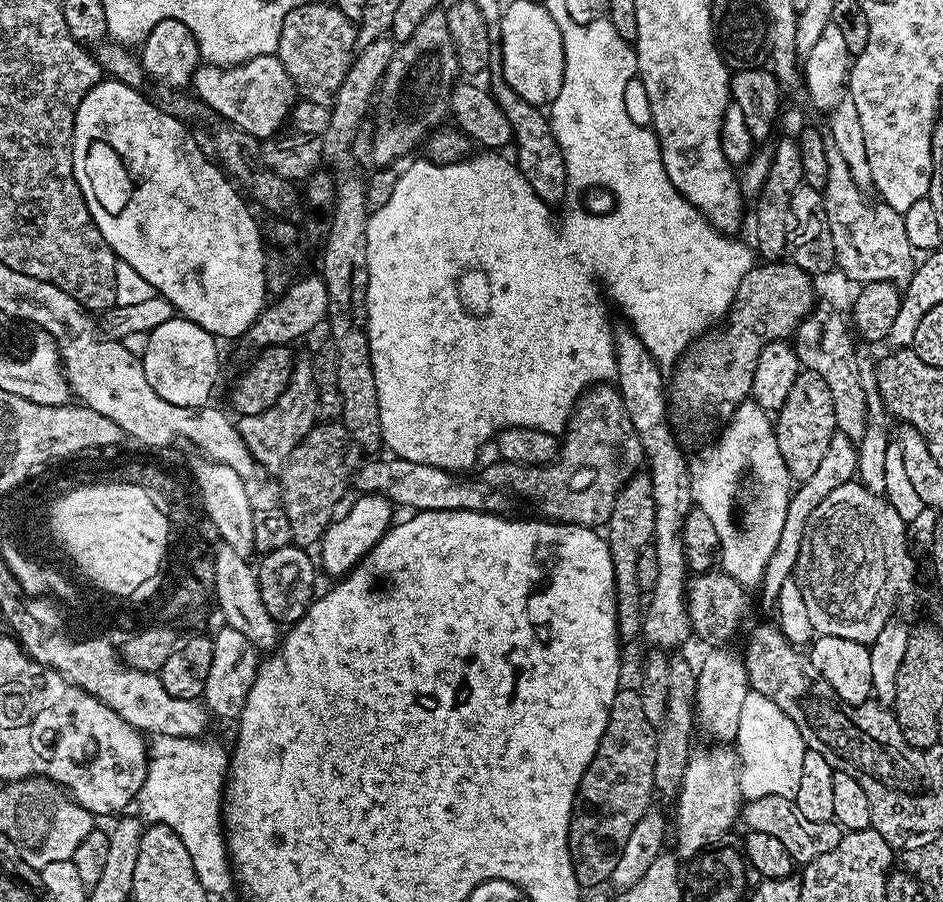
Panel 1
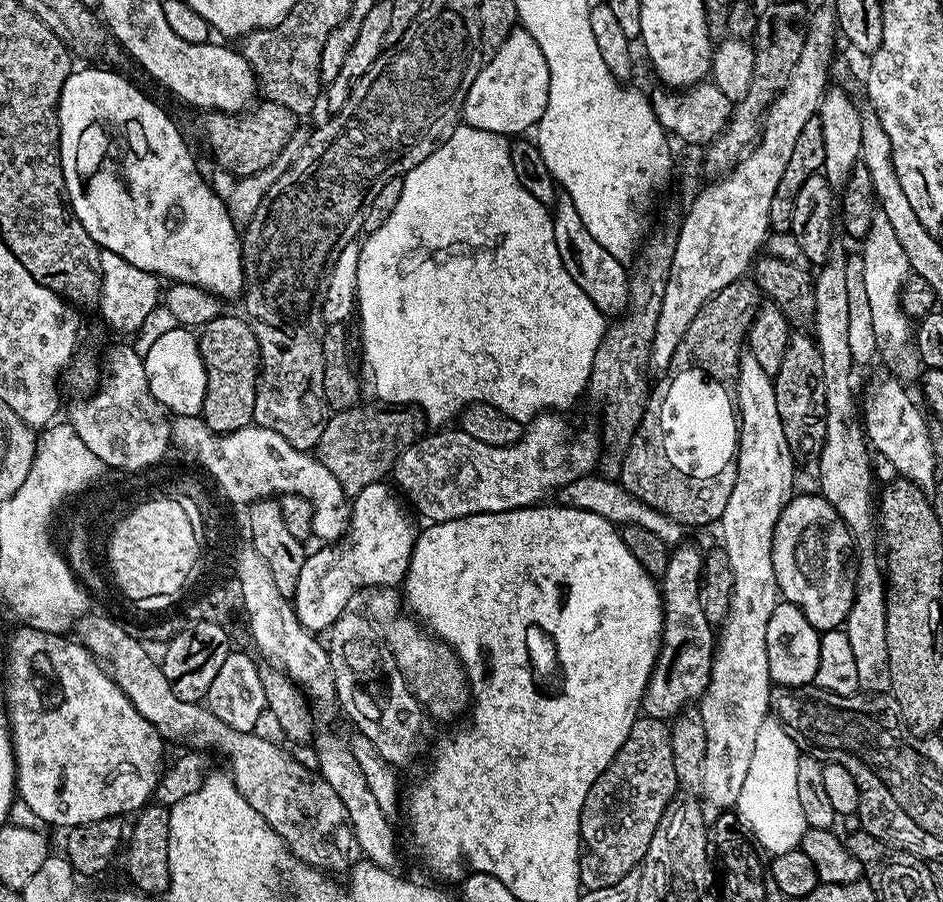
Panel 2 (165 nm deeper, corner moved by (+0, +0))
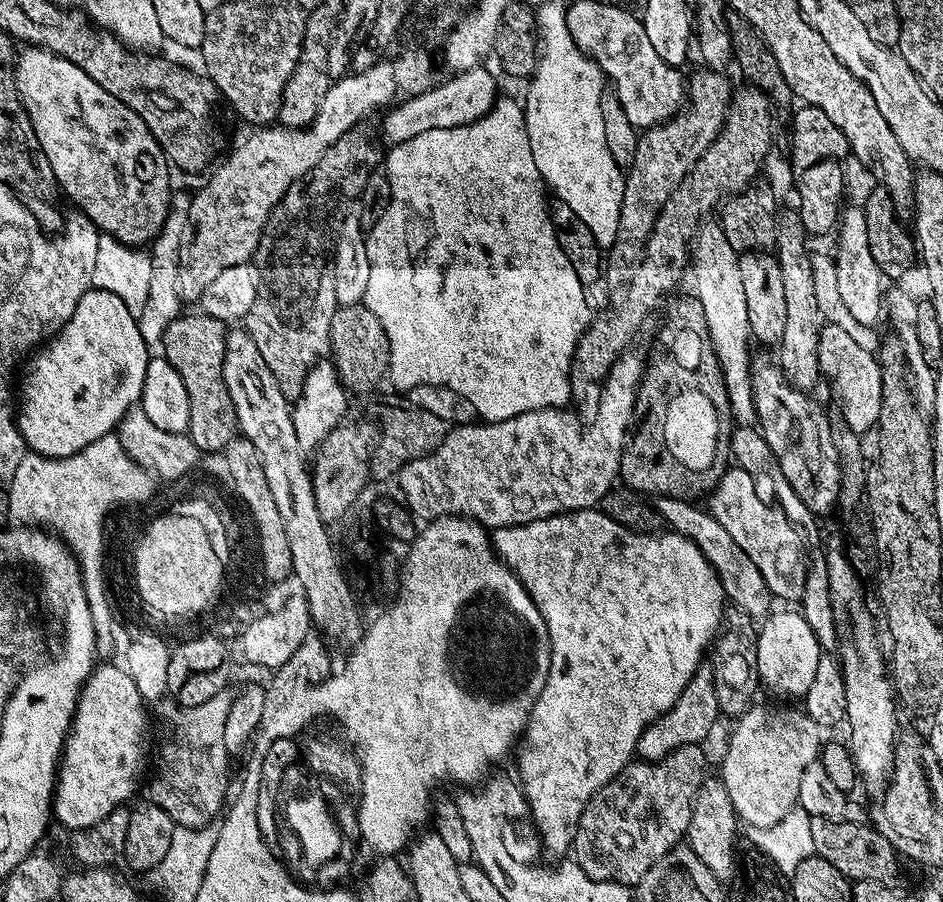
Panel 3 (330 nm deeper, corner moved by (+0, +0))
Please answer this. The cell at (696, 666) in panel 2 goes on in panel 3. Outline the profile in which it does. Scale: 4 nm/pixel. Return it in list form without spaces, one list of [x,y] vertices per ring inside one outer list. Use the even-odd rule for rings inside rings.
[[[701,663],[700,667],[696,669],[696,673],[690,678],[690,682],[682,690],[682,694],[674,702],[674,706],[644,729],[636,743],[636,756],[642,760],[661,760],[666,758],[666,754],[678,750],[678,746],[703,745],[704,739],[711,734],[716,719],[721,719],[721,716],[718,698],[714,698],[714,678],[712,677],[711,663]]]

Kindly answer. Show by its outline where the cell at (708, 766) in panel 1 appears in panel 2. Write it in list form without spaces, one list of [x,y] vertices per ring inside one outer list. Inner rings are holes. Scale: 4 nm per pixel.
[[[745,351],[740,357],[734,405],[739,423],[739,443],[735,452],[737,480],[734,482],[725,513],[718,523],[720,536],[724,539],[722,550],[730,562],[734,584],[728,613],[724,623],[719,625],[718,635],[714,640],[710,683],[698,701],[702,726],[706,726],[706,758],[702,762],[699,791],[704,792],[705,801],[708,799],[714,807],[720,808],[716,810],[731,809],[738,802],[738,794],[742,794],[742,785],[746,782],[746,770],[750,770],[750,757],[754,755],[754,738],[758,738],[762,722],[770,716],[774,685],[770,674],[770,658],[766,654],[766,626],[774,614],[780,596],[780,588],[776,584],[774,574],[772,539],[774,526],[778,526],[782,510],[794,495],[792,483],[796,480],[798,464],[797,457],[793,456],[786,442],[782,418],[778,418],[778,398],[773,377],[768,376],[766,370],[762,370],[762,365],[755,360],[750,351]]]

